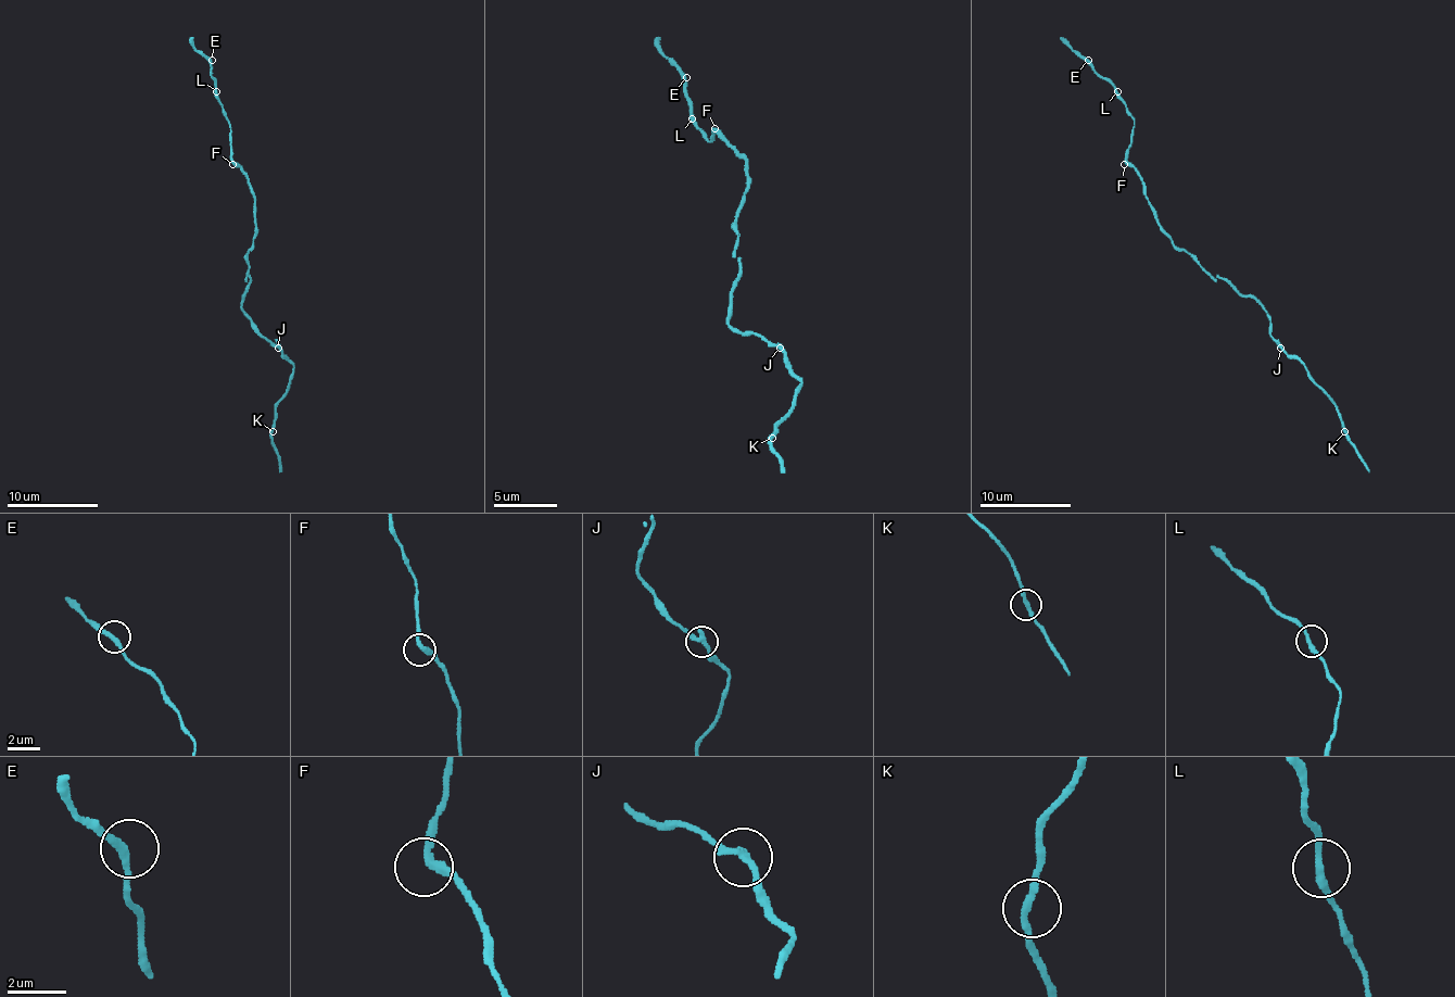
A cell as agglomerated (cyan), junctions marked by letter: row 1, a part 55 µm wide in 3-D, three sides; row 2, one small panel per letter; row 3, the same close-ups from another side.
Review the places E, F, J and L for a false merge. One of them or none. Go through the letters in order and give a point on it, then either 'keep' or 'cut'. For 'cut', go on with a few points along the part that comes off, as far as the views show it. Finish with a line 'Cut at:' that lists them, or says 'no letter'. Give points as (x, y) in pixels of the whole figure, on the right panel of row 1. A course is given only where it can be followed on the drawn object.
E: (1088, 60) | keep
F: (1124, 164) | keep
J: (1280, 348) | keep
L: (1117, 91) | keep
Cut at: no letter

